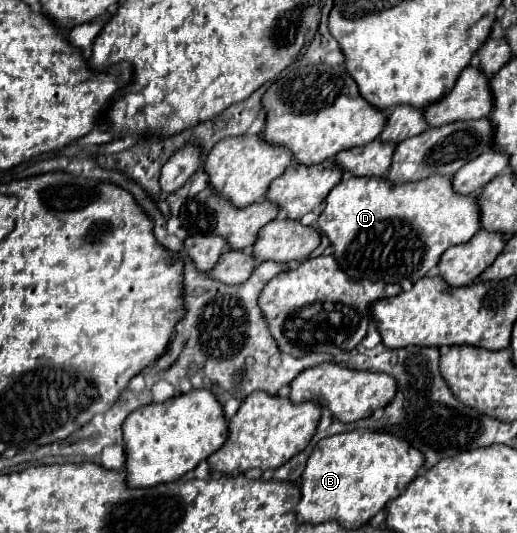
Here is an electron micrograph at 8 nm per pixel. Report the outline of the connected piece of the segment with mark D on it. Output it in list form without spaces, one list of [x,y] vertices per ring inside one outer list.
[[[346,176],[328,194],[318,230],[330,238],[336,248],[334,258],[350,278],[418,280],[438,264],[450,246],[468,242],[480,230],[480,208],[474,194],[454,192],[452,178],[426,178],[426,182],[390,186],[386,176]]]

